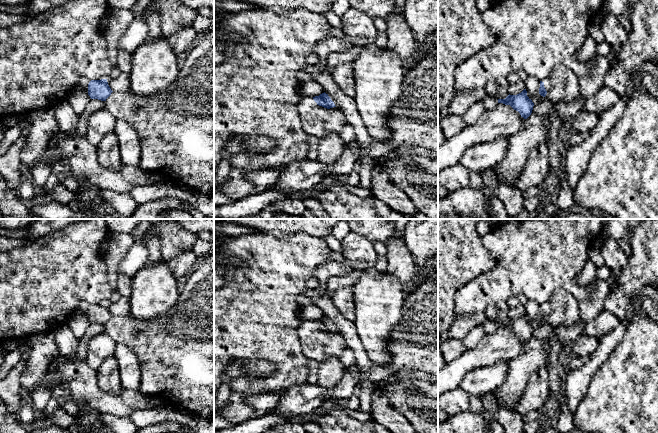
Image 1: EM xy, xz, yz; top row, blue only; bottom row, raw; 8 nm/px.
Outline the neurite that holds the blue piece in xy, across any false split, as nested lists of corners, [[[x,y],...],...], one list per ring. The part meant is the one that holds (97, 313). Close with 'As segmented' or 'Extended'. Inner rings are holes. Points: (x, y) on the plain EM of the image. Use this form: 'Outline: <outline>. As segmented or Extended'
Outline: [[[82,301],[73,313],[75,312],[83,312],[88,316],[91,323],[101,325],[106,325],[113,316],[108,309],[107,303],[90,304],[86,301]]]. Extended

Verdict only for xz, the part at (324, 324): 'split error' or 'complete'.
split error

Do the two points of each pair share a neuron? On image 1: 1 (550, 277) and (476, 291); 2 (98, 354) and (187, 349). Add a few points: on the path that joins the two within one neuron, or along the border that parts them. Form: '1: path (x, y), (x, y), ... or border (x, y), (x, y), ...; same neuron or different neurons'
1: path (532, 277), (508, 277), (494, 286); same neuron
2: border (104, 332), (117, 343); different neurons

